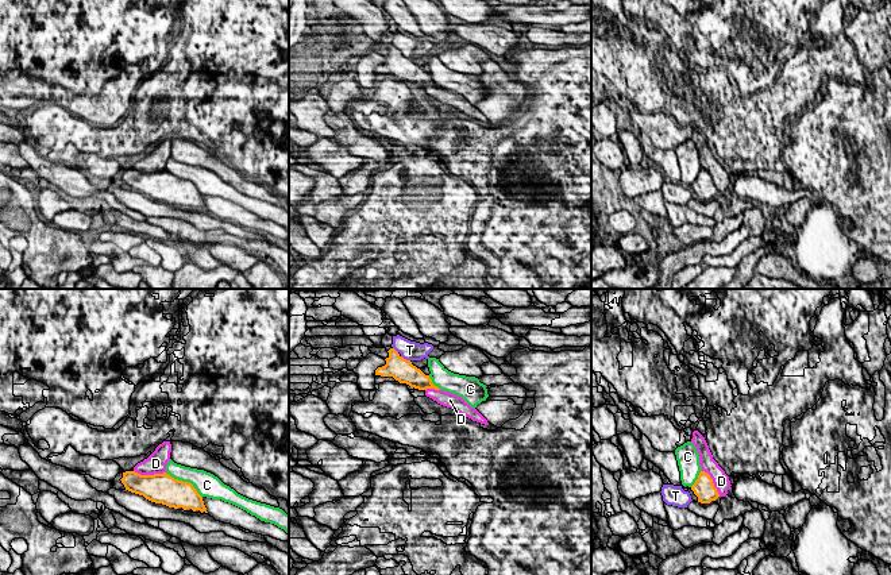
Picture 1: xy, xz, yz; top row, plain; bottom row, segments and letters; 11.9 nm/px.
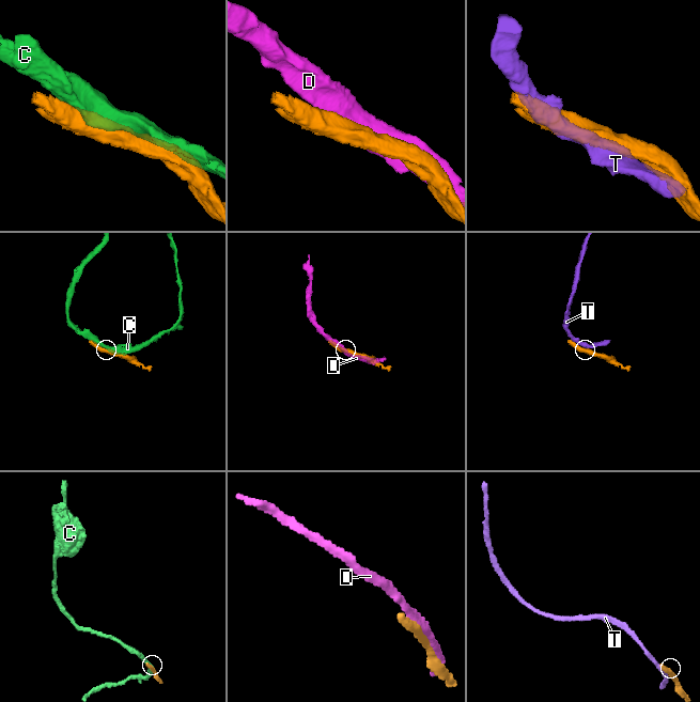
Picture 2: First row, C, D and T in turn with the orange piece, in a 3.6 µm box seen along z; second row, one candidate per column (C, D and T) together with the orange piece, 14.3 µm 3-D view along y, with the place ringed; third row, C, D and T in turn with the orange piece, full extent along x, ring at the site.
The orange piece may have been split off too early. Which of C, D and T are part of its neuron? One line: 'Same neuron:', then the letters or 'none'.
Same neuron: none

